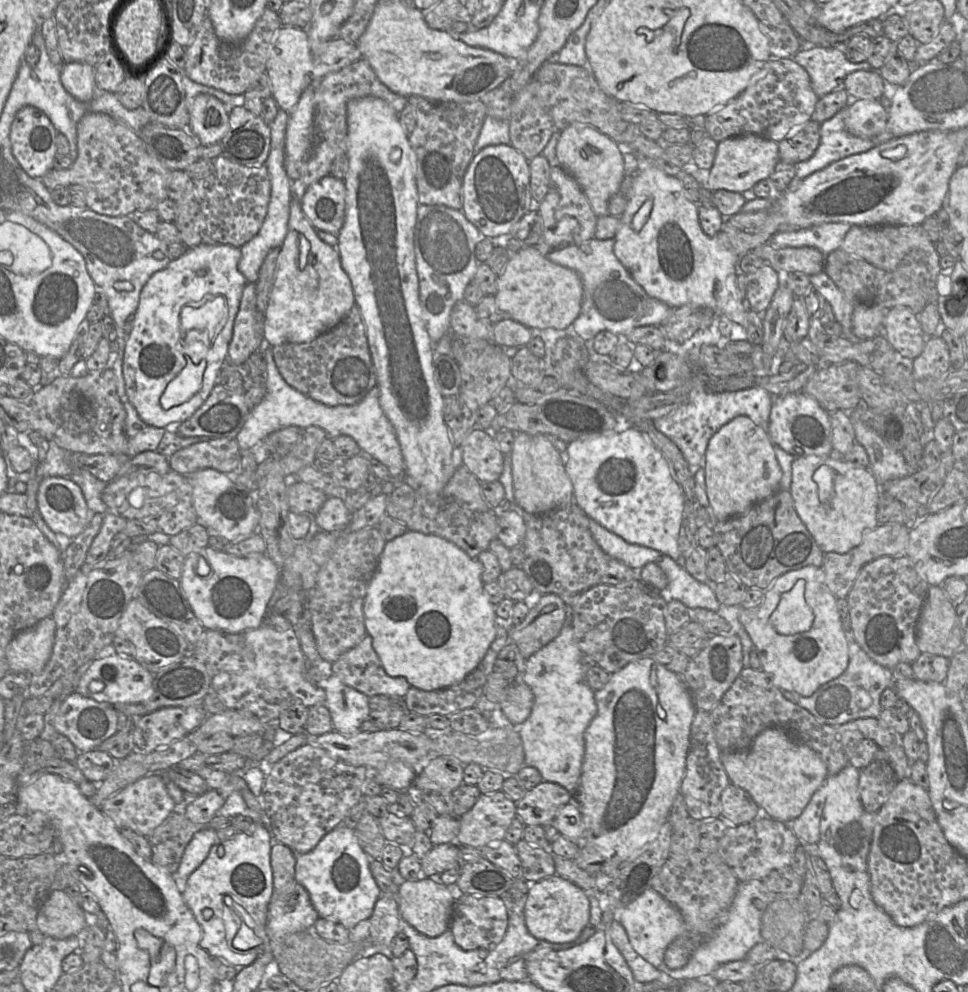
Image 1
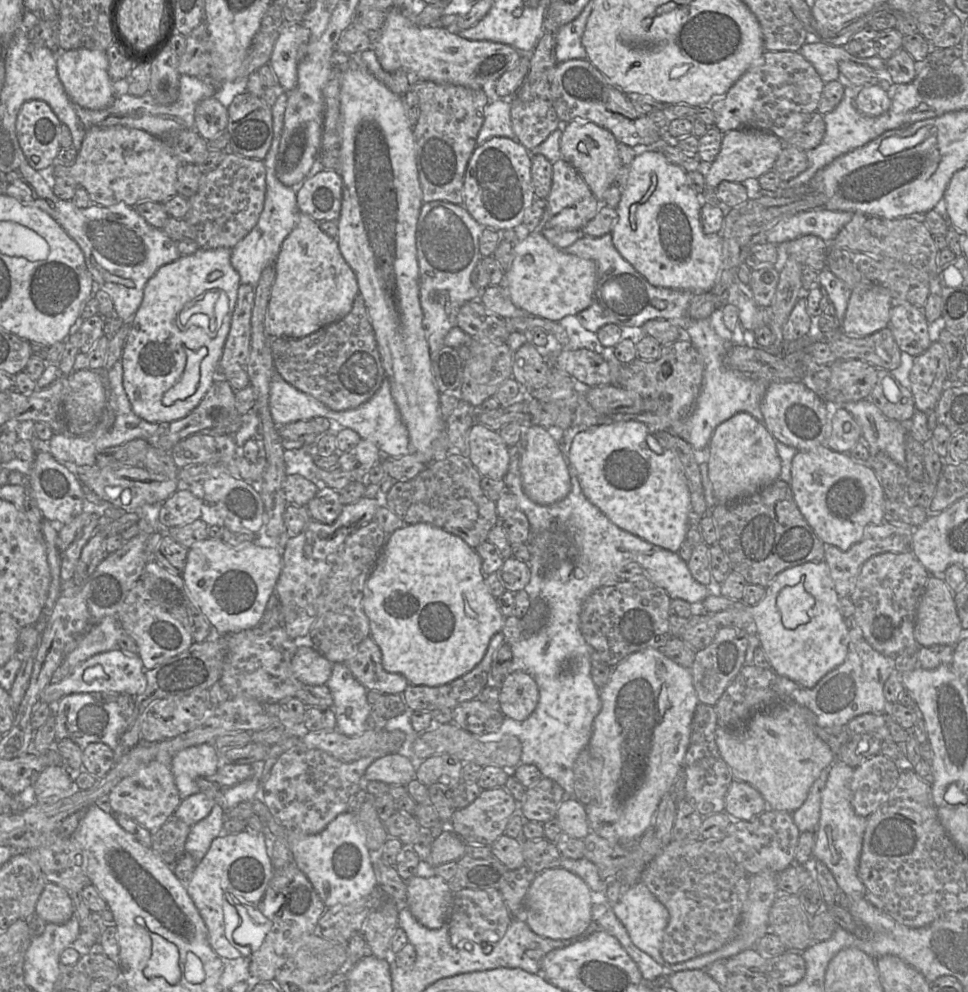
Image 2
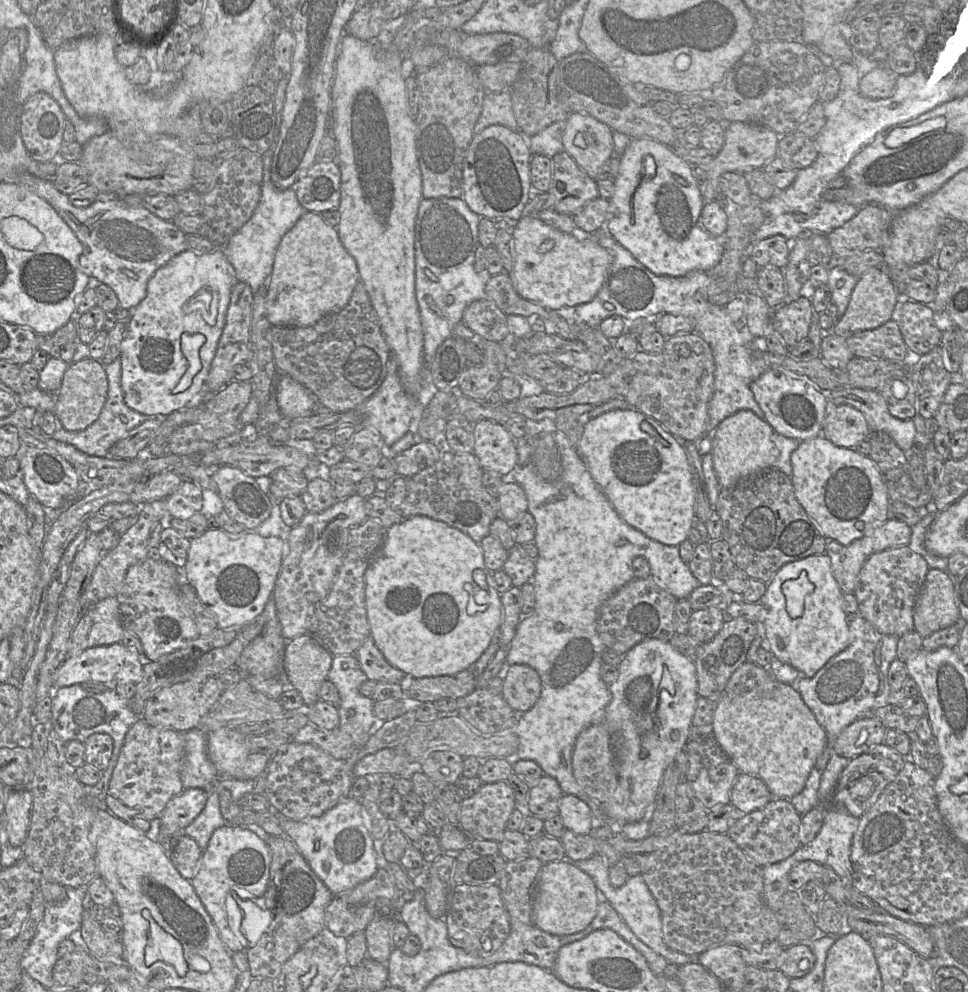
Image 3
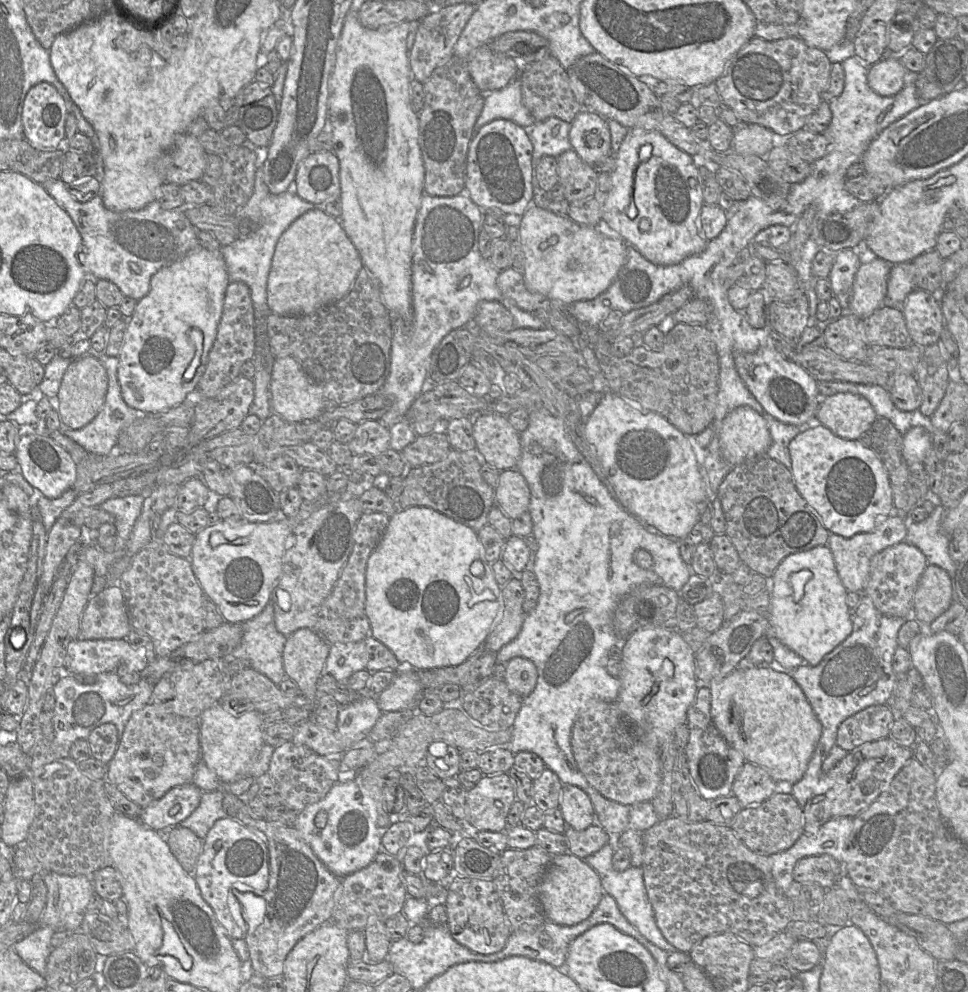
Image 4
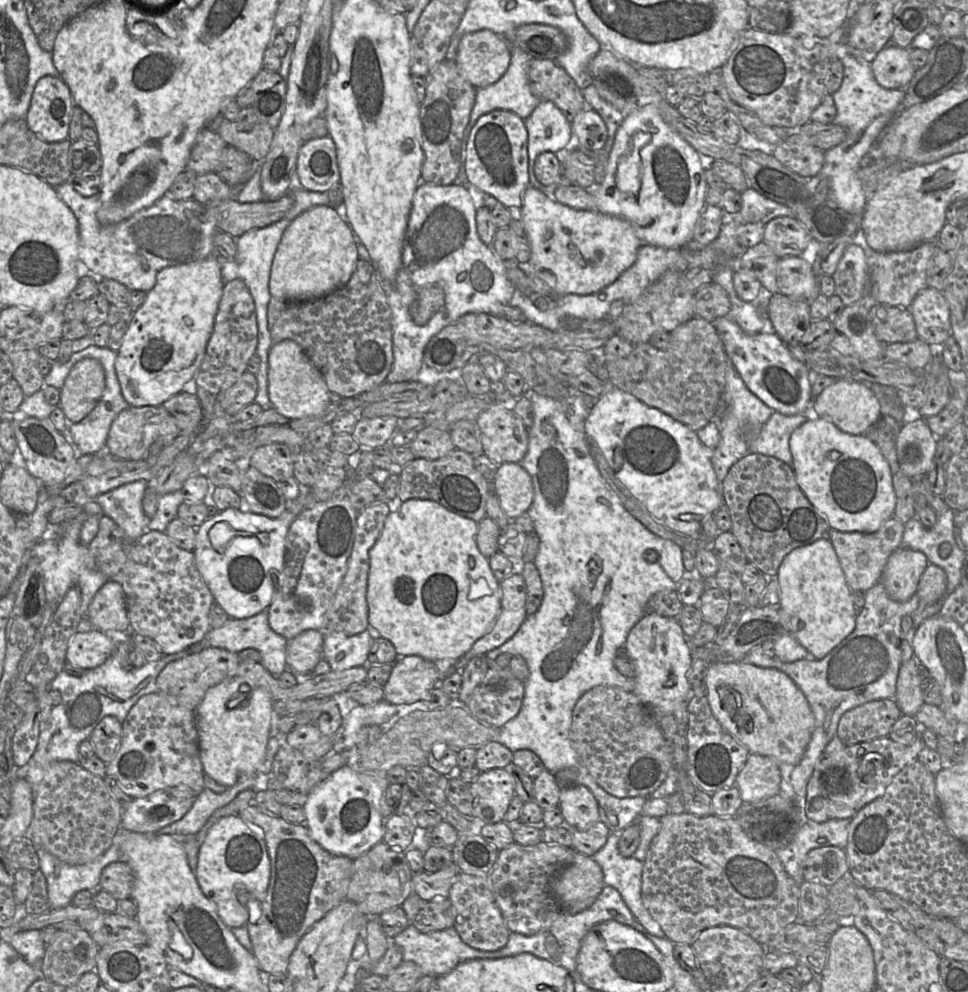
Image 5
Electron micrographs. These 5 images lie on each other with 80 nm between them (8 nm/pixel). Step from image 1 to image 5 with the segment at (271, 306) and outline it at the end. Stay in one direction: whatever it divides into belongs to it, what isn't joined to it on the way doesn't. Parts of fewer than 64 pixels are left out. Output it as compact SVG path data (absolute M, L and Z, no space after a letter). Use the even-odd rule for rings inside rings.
M331 206L313 207L291 221L281 237L270 272L271 297L289 301L323 297L349 281L358 259L356 236L348 221Z

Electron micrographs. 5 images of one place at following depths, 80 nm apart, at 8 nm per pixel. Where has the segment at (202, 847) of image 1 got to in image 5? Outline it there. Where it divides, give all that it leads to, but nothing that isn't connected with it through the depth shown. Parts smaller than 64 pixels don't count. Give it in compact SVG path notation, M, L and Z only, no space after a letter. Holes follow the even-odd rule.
M204 788L191 809L180 820L161 828L158 834L197 834L207 823L212 814L219 808L230 803L235 797L224 791L213 792Z

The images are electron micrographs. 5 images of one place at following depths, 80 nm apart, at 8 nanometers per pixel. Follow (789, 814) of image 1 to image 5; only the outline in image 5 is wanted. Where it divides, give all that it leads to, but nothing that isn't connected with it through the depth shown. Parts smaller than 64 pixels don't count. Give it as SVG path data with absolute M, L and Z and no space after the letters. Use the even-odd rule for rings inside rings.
M746 659L713 661L705 672L705 688L712 713L724 730L747 747L750 753L775 759L789 775L789 769L801 760L815 725L811 707L793 680L776 668L759 667Z

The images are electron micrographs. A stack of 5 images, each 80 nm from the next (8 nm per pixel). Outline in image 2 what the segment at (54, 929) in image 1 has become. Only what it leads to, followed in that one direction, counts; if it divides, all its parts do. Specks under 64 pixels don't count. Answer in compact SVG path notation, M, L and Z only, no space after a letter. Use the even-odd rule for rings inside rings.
M48 881L36 904L37 918L44 923L64 924L74 912L75 906L70 893L65 888Z

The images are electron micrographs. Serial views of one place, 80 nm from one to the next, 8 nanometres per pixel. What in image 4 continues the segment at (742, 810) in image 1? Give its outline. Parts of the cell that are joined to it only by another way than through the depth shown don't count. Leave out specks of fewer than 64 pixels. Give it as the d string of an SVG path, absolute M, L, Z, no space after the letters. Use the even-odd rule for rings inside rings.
M745 762L732 786L732 794L742 808L760 804L778 790L778 783L763 767Z

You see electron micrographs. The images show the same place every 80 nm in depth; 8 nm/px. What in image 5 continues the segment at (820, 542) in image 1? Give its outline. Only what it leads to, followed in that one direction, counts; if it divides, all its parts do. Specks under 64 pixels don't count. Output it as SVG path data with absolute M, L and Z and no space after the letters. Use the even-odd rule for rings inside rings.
M807 419L789 440L798 486L832 529L876 532L894 515L896 495L890 466L875 442L841 431L829 419Z

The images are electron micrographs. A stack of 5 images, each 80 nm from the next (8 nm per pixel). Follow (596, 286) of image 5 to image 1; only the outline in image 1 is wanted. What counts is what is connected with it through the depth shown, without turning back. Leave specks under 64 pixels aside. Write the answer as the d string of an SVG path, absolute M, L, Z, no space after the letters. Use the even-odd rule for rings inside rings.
M529 246L510 254L505 271L497 279L495 301L500 310L527 327L564 330L579 316L582 296L576 271L551 262L537 246Z

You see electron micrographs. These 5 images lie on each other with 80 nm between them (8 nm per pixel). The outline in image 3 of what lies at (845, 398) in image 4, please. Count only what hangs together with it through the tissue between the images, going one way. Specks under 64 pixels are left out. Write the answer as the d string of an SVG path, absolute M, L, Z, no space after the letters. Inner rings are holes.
M828 400L828 413L825 416L822 435L834 445L843 448L853 448L860 441L869 438L871 430L864 415L850 405L830 406Z

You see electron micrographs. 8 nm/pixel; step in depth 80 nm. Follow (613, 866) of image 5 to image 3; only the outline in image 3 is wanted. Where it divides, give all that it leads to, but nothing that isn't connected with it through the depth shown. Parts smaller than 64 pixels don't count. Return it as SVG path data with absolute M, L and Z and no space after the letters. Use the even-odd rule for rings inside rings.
M594 854L587 859L574 861L574 864L593 879L601 898L613 906L630 930L645 945L664 957L668 963L682 966L693 961L698 962L698 955L686 955L670 949L665 944L660 909L641 874L629 877L625 884L615 888L609 879L610 866L602 856Z

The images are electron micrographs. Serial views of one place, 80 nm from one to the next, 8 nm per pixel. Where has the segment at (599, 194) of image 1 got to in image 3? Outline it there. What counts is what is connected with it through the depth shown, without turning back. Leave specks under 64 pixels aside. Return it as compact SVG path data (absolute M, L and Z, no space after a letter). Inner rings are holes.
M571 113L565 124L564 151L593 179L614 155L613 130L584 113Z

